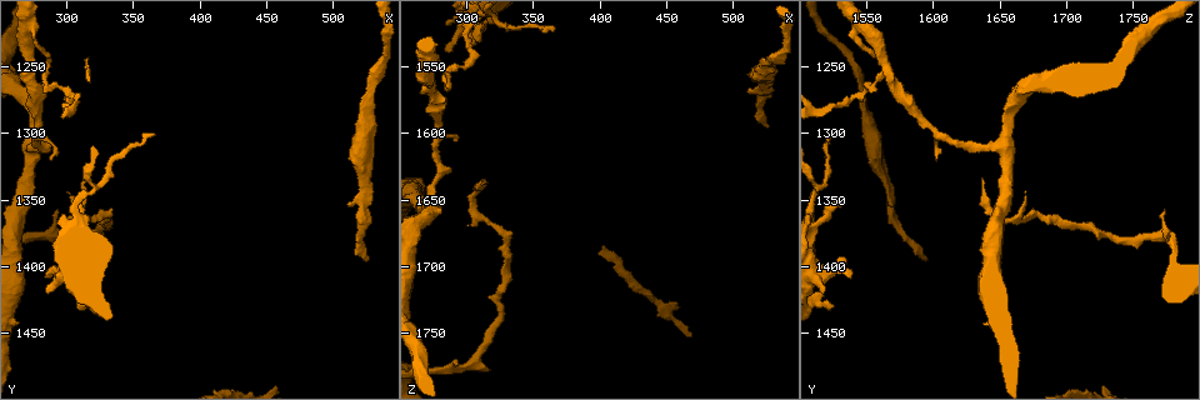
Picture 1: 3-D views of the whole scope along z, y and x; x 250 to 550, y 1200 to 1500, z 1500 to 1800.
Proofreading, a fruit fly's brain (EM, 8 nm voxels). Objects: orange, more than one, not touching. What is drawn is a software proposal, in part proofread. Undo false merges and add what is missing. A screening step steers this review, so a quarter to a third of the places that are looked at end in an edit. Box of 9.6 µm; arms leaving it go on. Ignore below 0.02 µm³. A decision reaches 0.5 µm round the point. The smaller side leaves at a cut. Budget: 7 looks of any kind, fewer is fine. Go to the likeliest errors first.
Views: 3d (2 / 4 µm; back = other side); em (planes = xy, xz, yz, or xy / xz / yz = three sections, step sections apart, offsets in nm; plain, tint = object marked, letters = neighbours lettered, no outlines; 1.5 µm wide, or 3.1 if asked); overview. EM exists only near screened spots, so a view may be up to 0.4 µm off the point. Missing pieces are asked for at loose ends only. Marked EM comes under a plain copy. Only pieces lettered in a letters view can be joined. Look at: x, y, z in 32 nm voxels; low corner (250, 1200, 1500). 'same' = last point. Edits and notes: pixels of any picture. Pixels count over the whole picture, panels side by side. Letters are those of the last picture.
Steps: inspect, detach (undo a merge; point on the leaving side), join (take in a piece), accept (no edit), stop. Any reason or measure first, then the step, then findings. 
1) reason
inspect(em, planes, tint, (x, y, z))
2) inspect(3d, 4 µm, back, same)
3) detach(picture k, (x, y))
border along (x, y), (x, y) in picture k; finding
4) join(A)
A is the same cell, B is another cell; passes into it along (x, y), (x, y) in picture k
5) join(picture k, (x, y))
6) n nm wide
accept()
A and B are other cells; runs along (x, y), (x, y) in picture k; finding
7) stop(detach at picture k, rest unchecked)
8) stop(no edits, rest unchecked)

inspect(3d, 4 µm, (524, 1394, 1596))

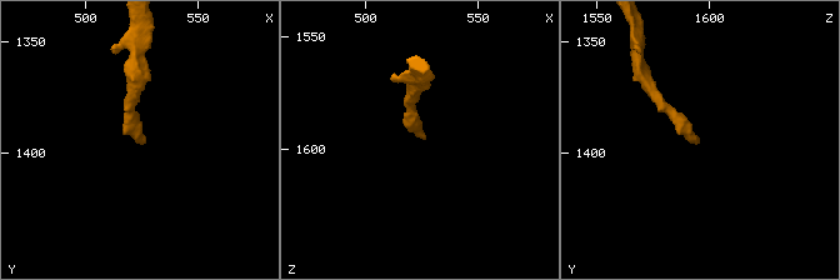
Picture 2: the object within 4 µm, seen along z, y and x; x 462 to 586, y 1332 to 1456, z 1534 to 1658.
now the EM
inspect(em, xz, step 4, letters, (527, 1396, 1596))

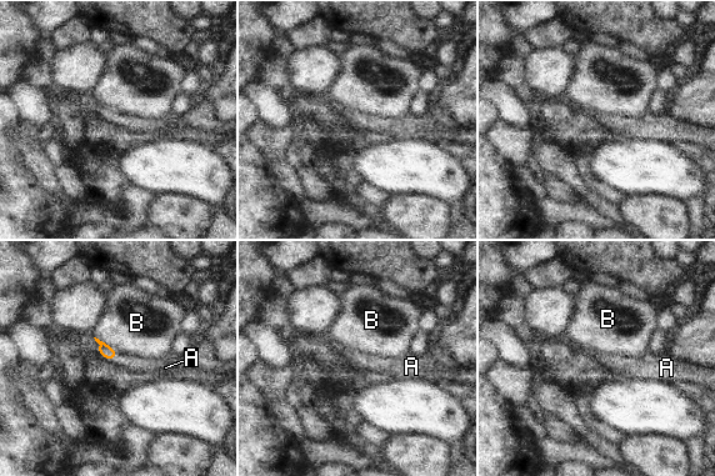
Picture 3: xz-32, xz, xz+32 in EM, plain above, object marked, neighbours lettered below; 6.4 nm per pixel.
join(A)
A is the same cell, B is another cell; passes into it along (106, 351), (115, 355), (131, 362) in picture 3; it goes on there

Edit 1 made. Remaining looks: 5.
an open end
inspect(3d, 2 µm, back, (296, 1358, 1772))

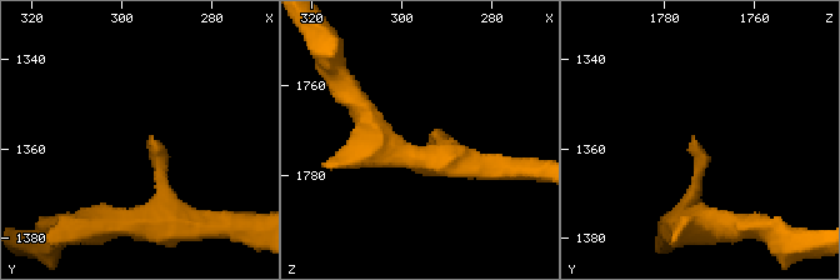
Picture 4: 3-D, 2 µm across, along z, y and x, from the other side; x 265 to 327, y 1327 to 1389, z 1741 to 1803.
now the EM
inspect(em, yz, step 4, tint, (294, 1358, 1772))

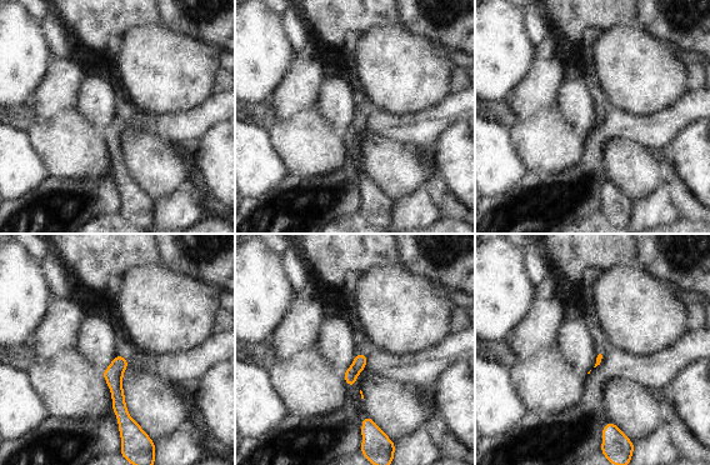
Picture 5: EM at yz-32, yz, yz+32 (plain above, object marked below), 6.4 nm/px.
cut it another way
inspect(em, xy, step 4, letters, same)

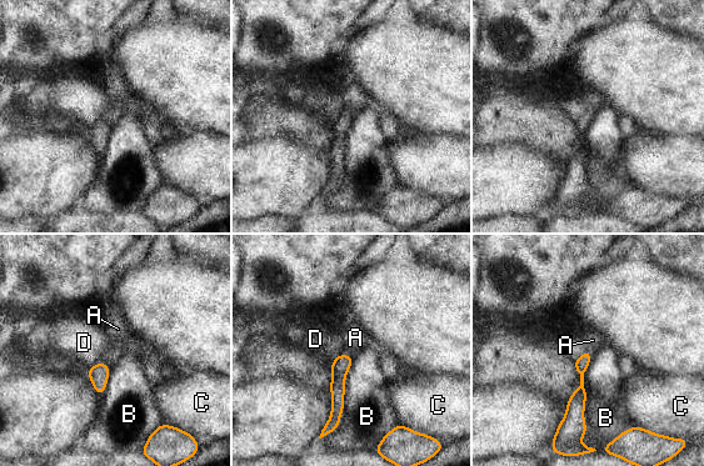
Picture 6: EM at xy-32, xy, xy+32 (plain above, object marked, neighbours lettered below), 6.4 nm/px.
B touches over 550 nm
join(A)
A is the same cell, B, C and D are other cells; passes into it along (341, 364), (346, 355), (355, 337) in picture 6; it goes on there

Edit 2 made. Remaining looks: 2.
tapers out
inspect(3d, 2 µm, (366, 1302, 1520))

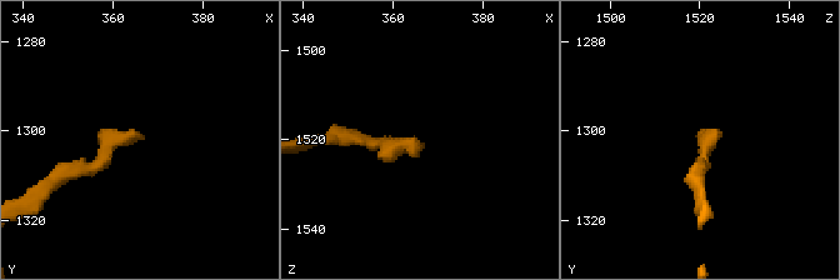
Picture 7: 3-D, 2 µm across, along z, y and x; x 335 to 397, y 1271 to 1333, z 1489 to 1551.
shape alone is not enough
inspect(em, planes, letters, (366, 1301, 1521))

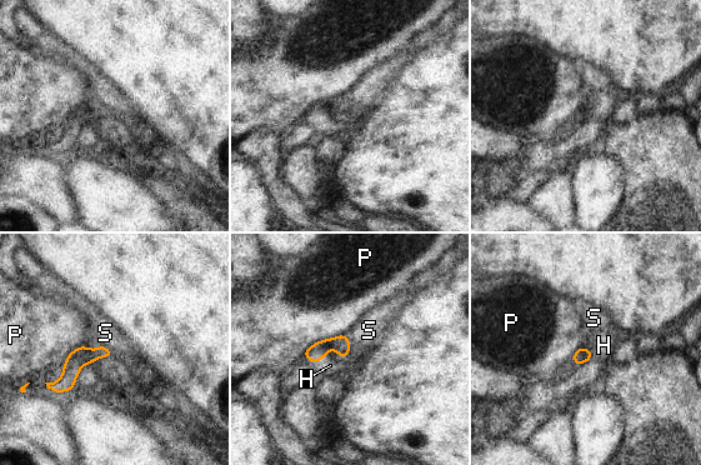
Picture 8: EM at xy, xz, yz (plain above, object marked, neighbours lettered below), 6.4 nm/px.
join(H)
H is the same cell, P and S are other cells; passes into it along (315, 353), (316, 361), (330, 365) in picture 8; it goes on there

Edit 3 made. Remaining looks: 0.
stop(join at picture 3, join at picture 6, join at picture 8, rest unchecked)

